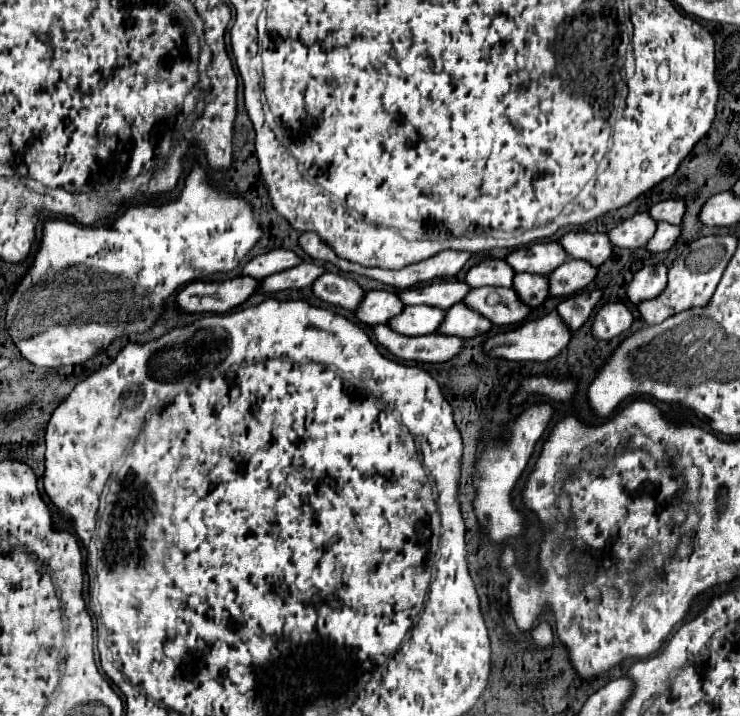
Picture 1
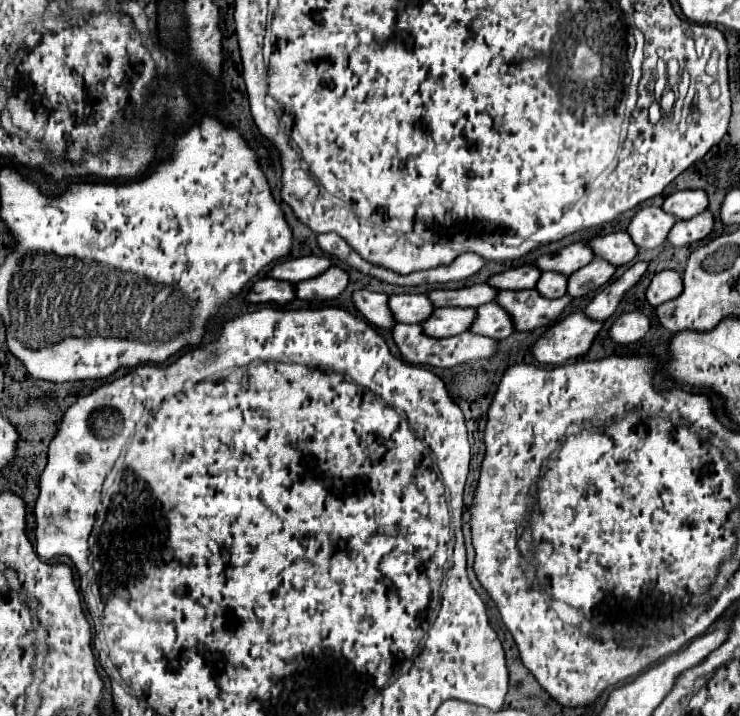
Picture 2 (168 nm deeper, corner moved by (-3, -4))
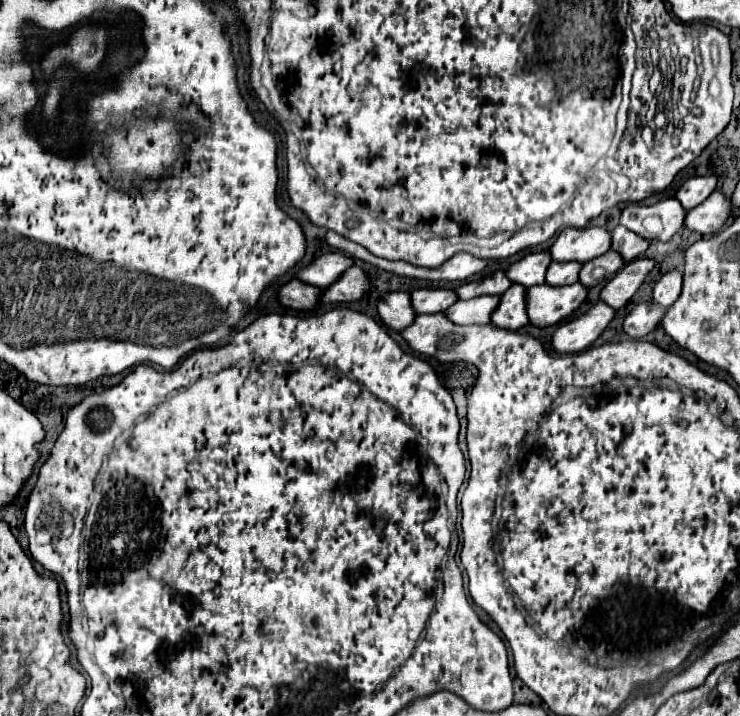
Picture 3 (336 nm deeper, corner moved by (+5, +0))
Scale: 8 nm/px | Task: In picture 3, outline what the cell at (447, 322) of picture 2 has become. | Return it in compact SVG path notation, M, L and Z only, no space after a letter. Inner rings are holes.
M477 296L471 300L459 300L449 310L445 310L445 314L455 324L489 324L491 314L499 302L501 296Z

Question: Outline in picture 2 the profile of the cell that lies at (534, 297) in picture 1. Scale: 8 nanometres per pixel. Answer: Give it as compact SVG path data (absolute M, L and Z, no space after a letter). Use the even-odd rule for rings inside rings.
M543 272L535 290L545 298L561 298L567 294L567 276L557 272Z

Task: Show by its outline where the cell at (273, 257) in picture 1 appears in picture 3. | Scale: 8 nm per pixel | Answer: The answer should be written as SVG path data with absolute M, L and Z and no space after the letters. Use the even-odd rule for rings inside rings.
M331 252L331 254L325 254L325 256L317 258L311 266L307 266L305 270L301 270L297 274L297 278L301 278L303 282L311 282L313 286L319 286L319 288L329 288L353 264L355 262L353 262L351 256L345 256L341 252Z

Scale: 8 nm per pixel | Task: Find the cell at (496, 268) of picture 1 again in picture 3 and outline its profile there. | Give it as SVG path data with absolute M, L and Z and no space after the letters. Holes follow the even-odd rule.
M547 250L533 252L533 254L527 254L525 258L521 258L519 262L515 262L507 270L507 276L511 282L523 284L527 288L537 286L537 284L545 284L545 272L551 262L553 262L553 258Z

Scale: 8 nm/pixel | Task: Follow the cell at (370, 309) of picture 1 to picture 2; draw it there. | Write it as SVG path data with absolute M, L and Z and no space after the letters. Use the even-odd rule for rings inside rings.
M399 294L389 296L389 310L395 322L419 324L433 312L433 306L423 294Z

